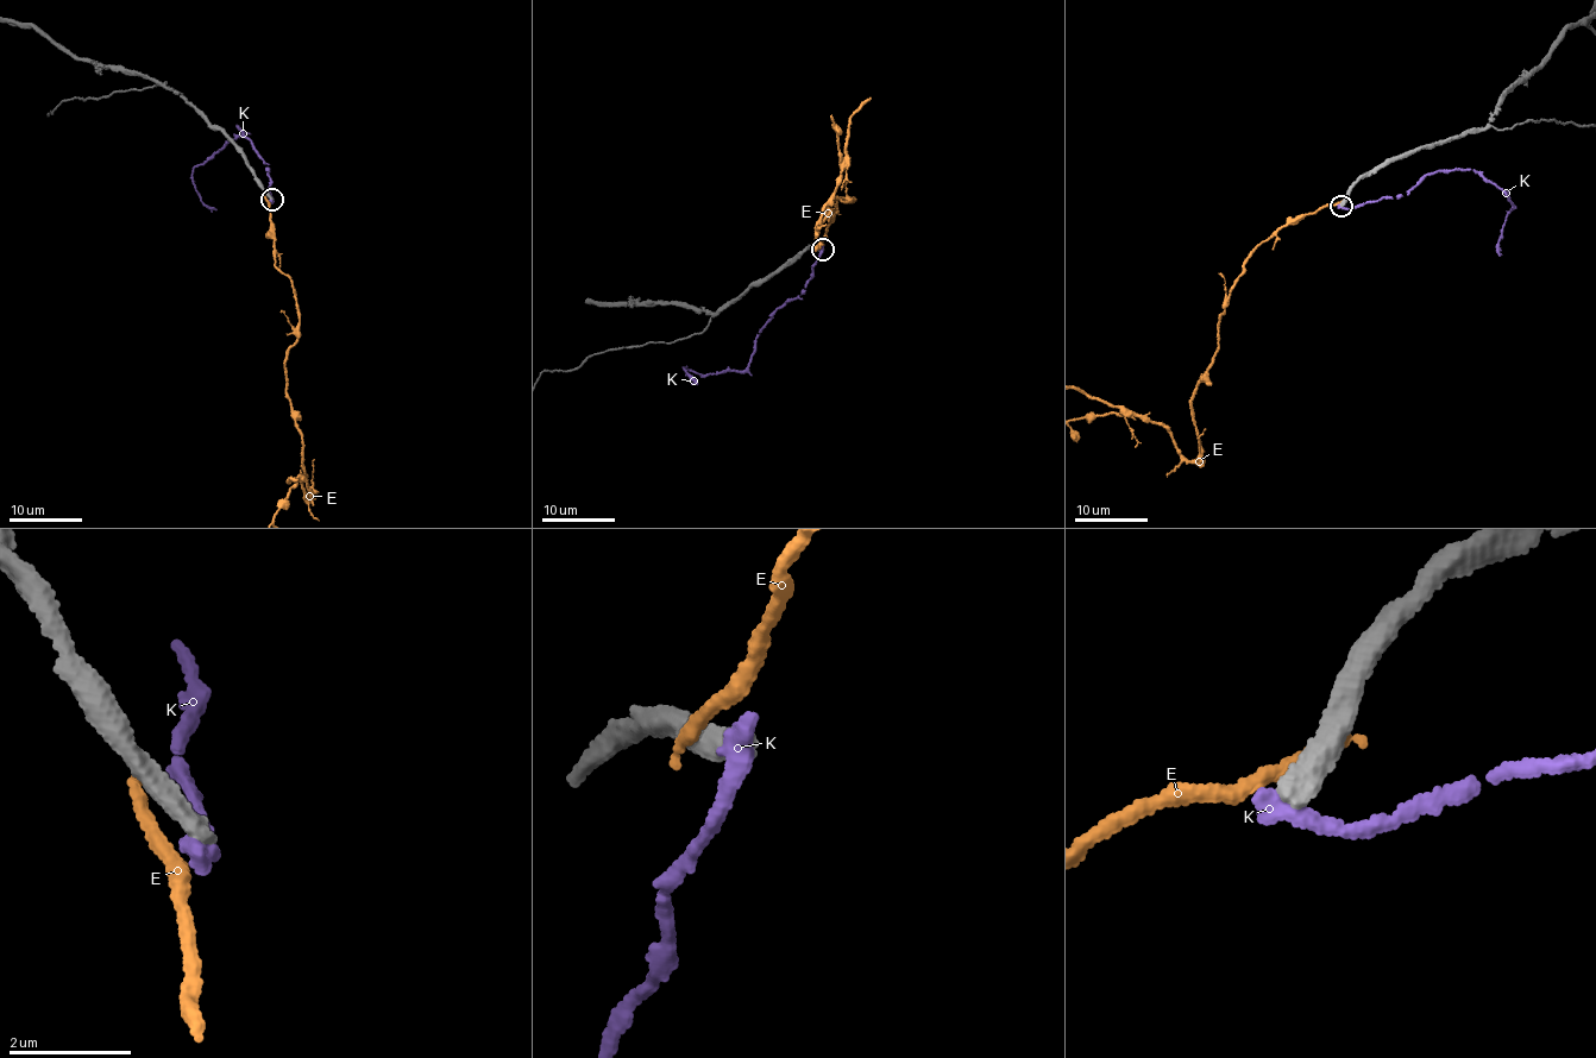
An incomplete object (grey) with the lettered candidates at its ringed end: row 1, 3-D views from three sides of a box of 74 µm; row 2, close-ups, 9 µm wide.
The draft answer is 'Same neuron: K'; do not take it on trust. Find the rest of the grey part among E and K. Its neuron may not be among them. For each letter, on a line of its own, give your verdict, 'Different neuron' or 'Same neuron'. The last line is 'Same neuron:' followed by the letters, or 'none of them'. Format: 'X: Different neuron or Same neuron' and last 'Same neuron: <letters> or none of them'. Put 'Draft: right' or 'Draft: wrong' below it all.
E: Different neuron
K: Different neuron
Same neuron: none of them
Draft: wrong

